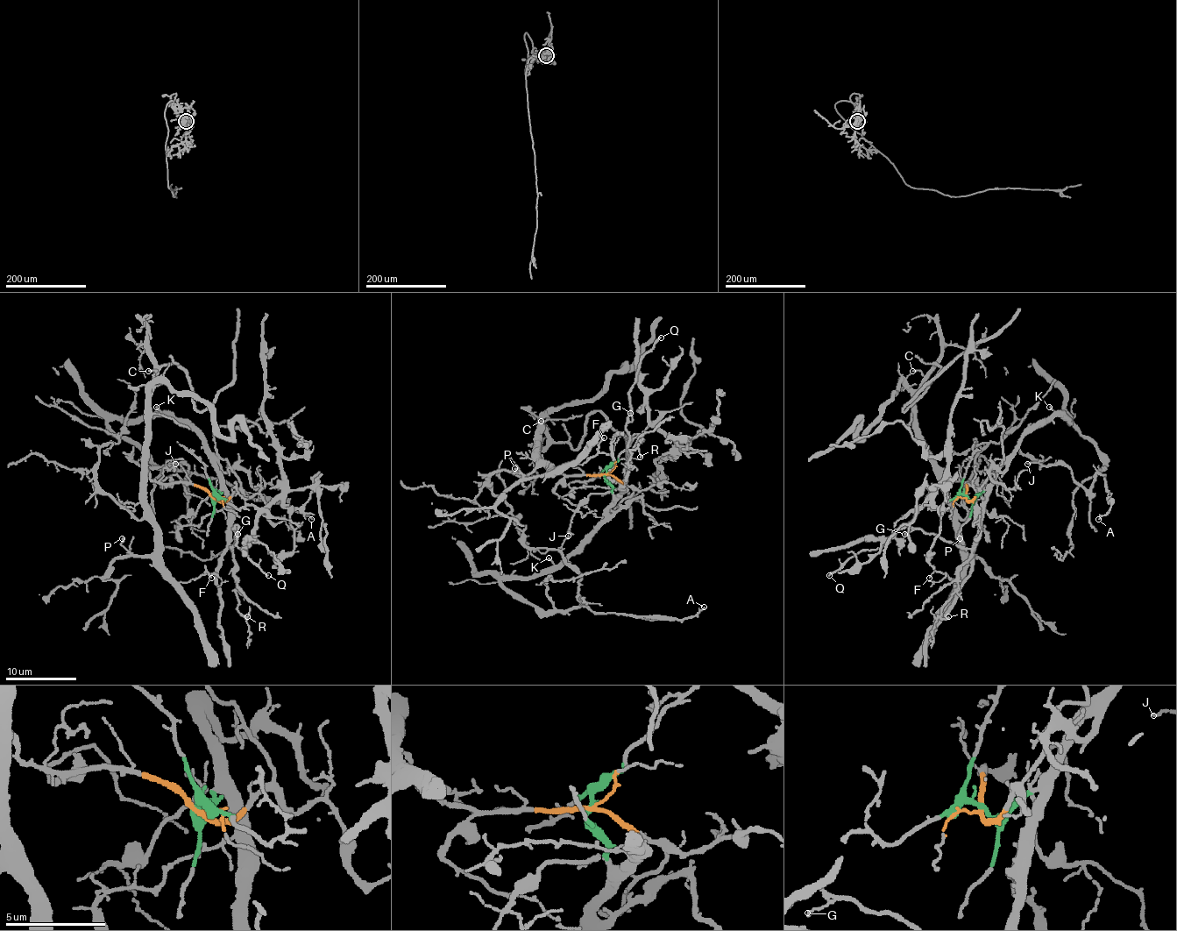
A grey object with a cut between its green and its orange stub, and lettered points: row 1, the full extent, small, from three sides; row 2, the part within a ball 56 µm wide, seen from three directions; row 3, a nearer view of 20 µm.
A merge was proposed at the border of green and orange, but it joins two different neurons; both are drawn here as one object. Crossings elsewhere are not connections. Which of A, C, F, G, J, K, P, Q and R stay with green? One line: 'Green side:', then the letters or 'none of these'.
Green side: A, G, J, K, Q, R

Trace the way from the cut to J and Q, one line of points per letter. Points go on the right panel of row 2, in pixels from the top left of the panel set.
J: (966, 497), (982, 492), (1017, 440), (1057, 415), (1074, 426), (1103, 461), (1086, 490), (1067, 466), (1026, 463)
Q: (966, 497), (986, 492), (982, 529), (969, 549), (904, 525), (886, 545), (854, 554), (829, 575)

